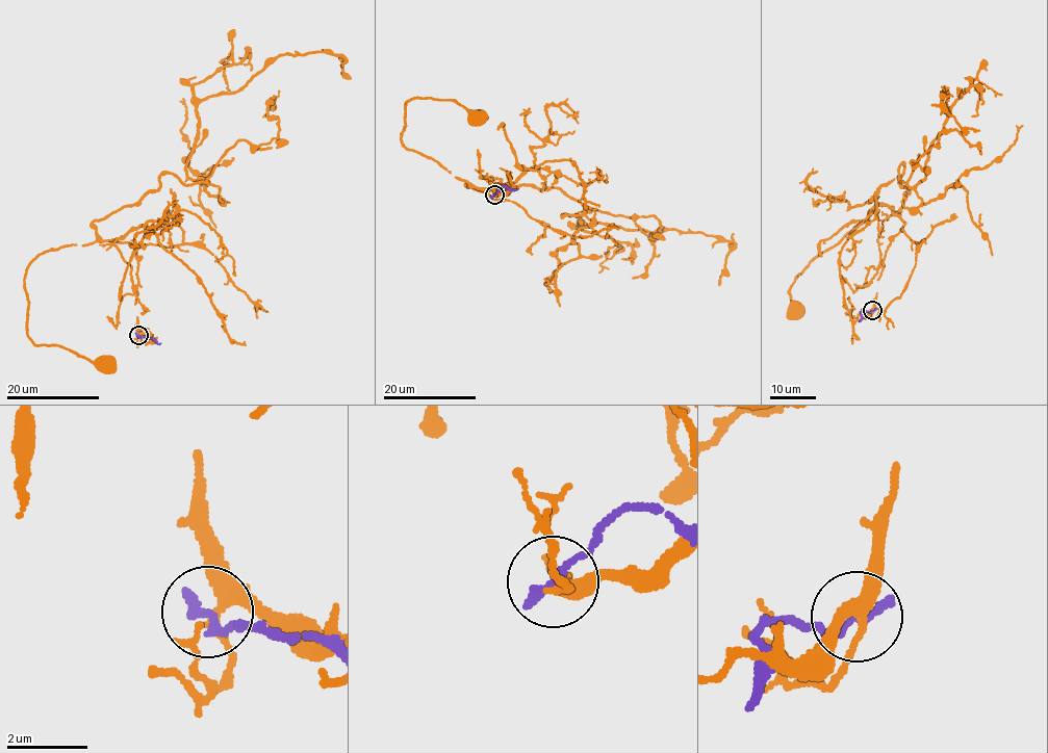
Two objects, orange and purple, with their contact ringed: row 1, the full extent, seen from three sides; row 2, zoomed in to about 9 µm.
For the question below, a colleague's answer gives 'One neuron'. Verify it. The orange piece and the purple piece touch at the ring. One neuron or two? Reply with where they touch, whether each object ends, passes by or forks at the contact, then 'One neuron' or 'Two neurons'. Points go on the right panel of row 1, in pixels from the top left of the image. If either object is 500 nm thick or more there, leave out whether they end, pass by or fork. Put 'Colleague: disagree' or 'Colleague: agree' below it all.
Place: (872, 310). At the ring orange forks. At the ring purple ends. Two neurons
Colleague: disagree

